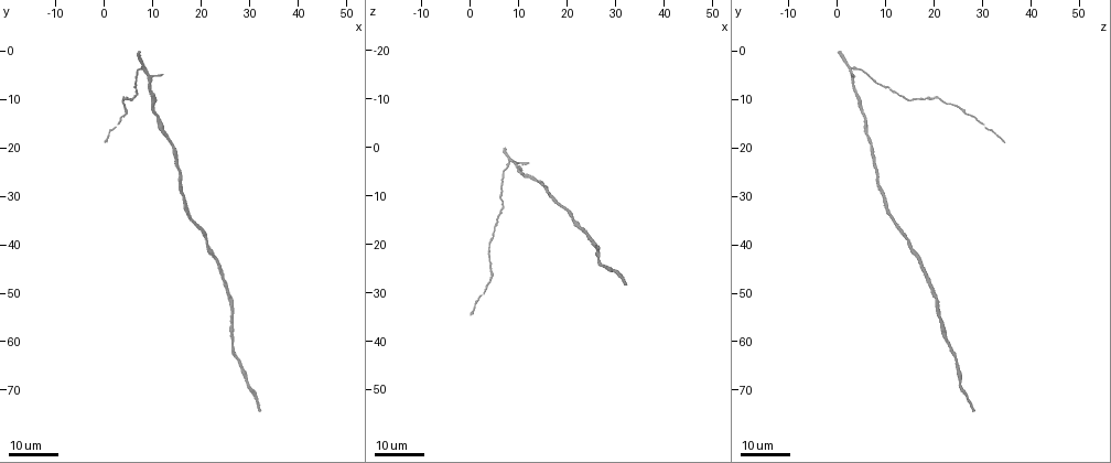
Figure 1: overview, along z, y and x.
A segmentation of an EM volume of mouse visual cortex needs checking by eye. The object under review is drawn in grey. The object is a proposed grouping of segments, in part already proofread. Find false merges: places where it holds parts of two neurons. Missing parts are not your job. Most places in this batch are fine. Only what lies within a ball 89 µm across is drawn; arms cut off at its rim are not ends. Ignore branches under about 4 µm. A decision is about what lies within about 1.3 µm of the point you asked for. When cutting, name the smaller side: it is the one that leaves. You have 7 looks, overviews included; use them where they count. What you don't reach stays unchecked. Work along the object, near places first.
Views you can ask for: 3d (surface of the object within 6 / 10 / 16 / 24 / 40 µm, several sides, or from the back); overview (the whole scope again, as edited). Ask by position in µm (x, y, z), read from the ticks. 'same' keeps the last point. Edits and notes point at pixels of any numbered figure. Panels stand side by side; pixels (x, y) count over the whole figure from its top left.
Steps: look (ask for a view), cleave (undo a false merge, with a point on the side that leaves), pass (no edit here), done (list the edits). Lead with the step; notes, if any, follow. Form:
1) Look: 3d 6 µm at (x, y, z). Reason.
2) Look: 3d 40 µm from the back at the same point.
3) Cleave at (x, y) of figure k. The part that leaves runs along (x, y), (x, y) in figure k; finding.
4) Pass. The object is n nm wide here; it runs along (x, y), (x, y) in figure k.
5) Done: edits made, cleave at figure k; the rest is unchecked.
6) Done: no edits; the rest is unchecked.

Look: 3d 16 µm at (3.5, 9.5, 20.5). Narrows sharply.

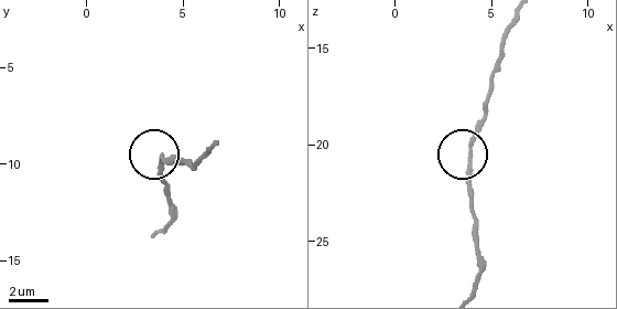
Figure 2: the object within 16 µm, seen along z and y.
Look: 3d 10 µm at (3.9, 9.5, 20.4).

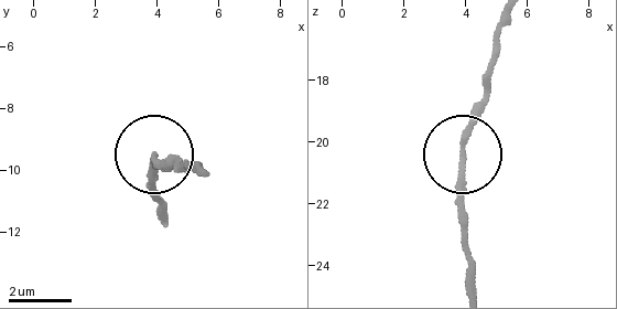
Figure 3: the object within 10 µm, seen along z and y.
Pass. All the same neuron.

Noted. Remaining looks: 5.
Look: 3d 24 µm at (10.5, 9.0, 4.5). Calibre changes.

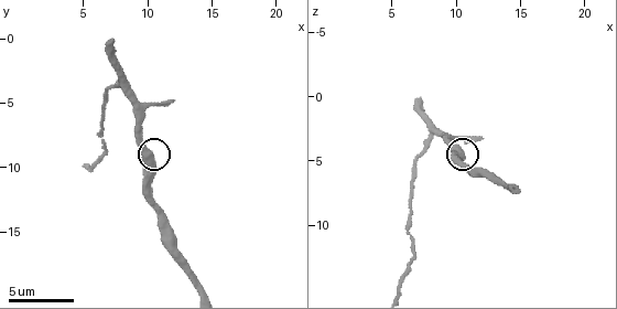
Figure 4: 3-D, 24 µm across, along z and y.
Look: 3d 10 µm at the same point.

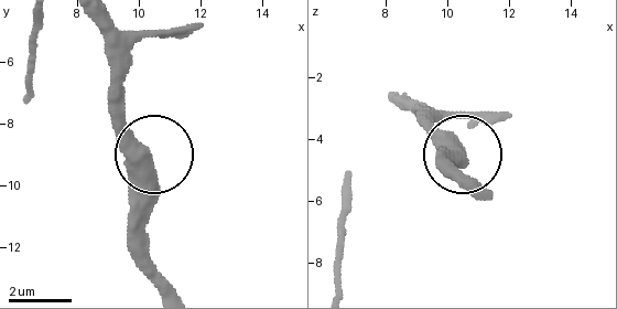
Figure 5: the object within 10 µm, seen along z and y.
Pass. All the same neuron.

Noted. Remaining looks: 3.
Look: 3d 16 µm at (4.0, 13.0, 27.0). Sudden change in width.

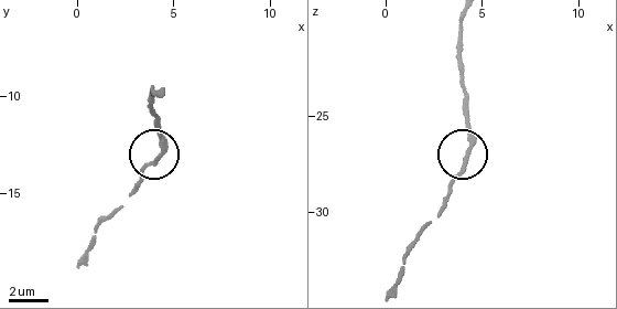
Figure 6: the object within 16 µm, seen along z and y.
Look: 3d 10 µm at (4.3, 13.1, 27.0).

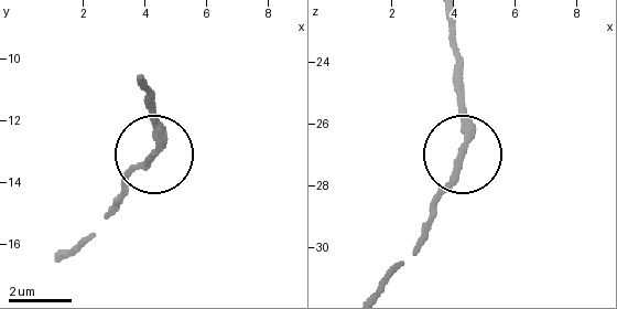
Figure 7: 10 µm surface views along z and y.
Pass. The object is 200 nm wide here; one neuron here.

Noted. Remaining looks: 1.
Done: no edits; the rest is unchecked.

